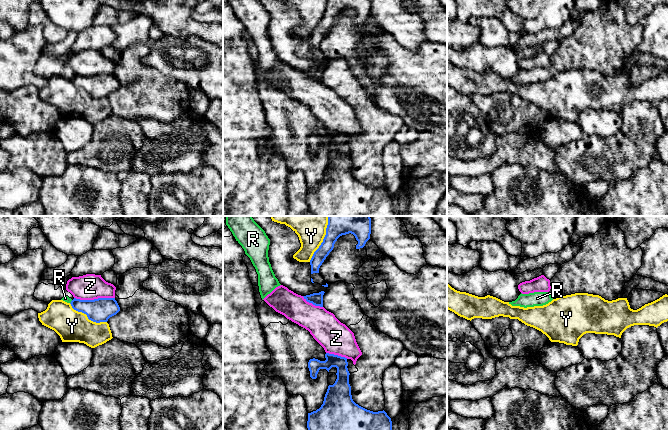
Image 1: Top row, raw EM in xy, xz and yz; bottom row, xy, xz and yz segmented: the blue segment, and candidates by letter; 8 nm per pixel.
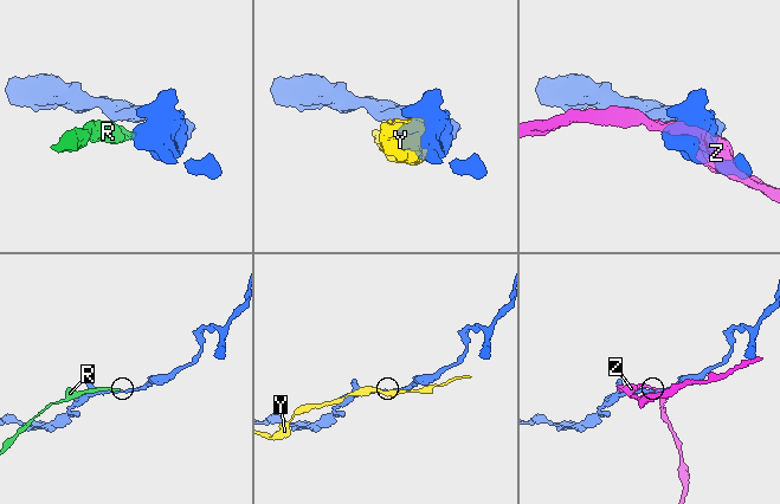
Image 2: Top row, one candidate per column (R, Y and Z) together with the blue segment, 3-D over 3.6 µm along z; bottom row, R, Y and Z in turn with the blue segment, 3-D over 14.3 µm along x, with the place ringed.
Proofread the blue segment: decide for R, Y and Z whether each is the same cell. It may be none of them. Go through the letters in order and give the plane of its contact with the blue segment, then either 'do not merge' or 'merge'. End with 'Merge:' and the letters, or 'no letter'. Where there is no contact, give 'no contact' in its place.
R: meets blue in xy; do not merge
Y: meets blue in xy; do not merge
Z: meets blue in xy; do not merge
Merge: no letter

